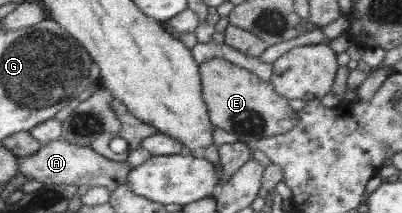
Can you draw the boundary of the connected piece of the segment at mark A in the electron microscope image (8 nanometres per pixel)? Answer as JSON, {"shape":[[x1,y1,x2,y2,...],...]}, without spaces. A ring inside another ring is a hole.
{"shape":[[62,138,43,143,42,148,36,154,18,157,18,174,23,174,28,180,38,180,44,185,72,184,72,186,104,186,111,193,118,186,126,184,126,178,130,174,128,161,118,162,110,160,92,150,90,146,72,144]]}

